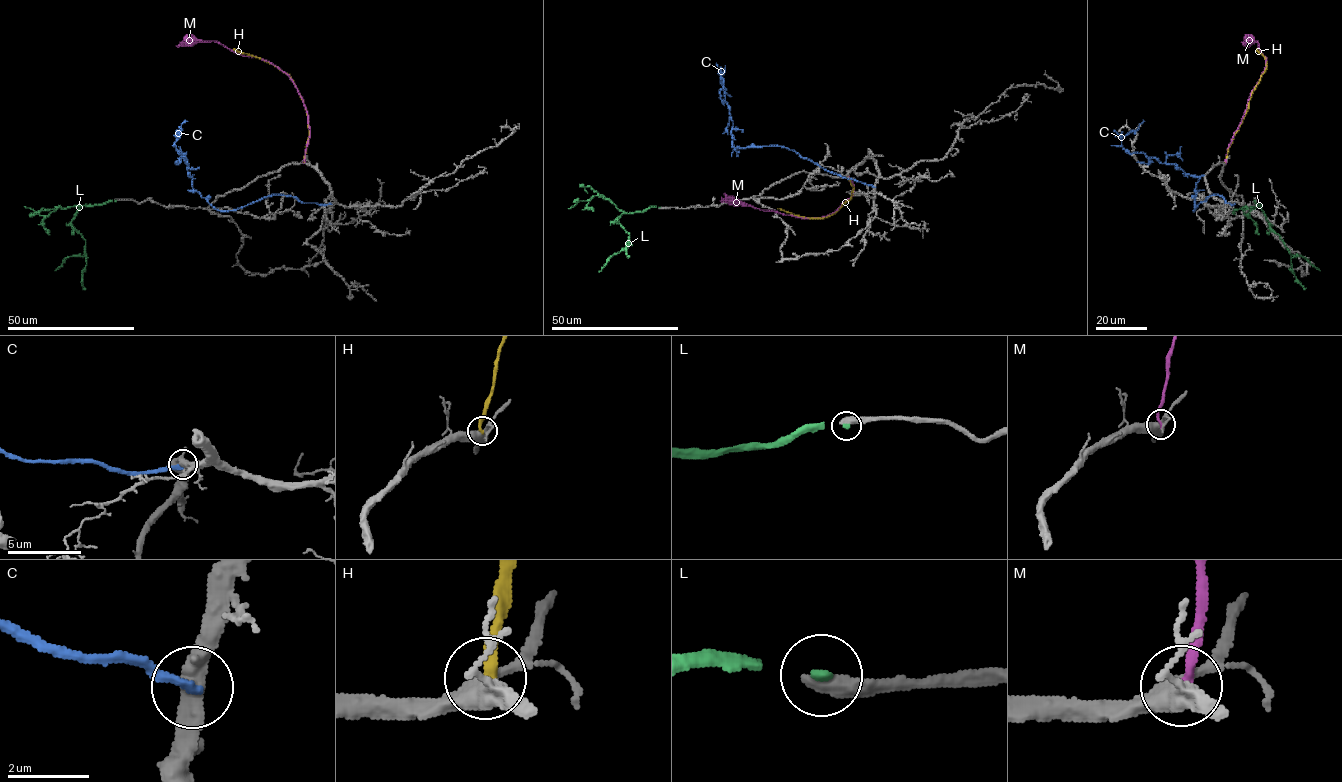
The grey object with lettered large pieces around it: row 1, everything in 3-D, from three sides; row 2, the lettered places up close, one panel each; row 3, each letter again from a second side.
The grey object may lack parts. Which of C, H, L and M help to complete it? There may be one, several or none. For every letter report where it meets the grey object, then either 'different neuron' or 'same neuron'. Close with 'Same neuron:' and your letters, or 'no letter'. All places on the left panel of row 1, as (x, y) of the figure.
C: meets grey at (330, 203); different neuron
H: meets grey at (303, 161); different neuron
L: meets grey at (116, 201); different neuron
M: meets grey at (304, 162); different neuron
Same neuron: no letter

